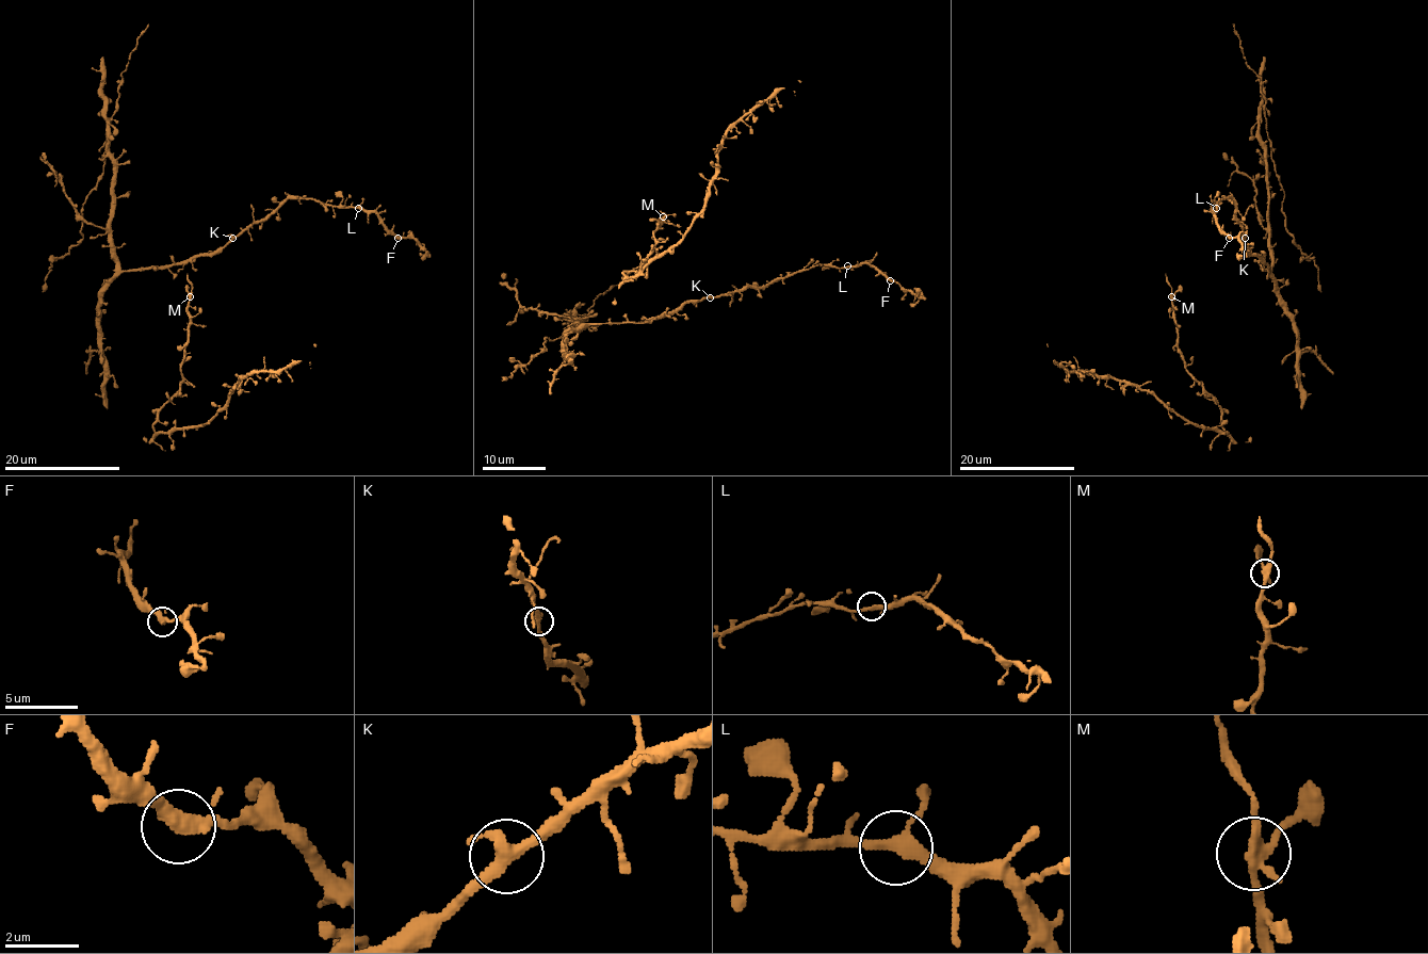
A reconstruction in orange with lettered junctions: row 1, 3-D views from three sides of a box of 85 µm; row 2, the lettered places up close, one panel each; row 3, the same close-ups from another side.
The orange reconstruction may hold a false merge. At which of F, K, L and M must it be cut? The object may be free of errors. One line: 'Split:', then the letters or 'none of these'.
Split: none of these

